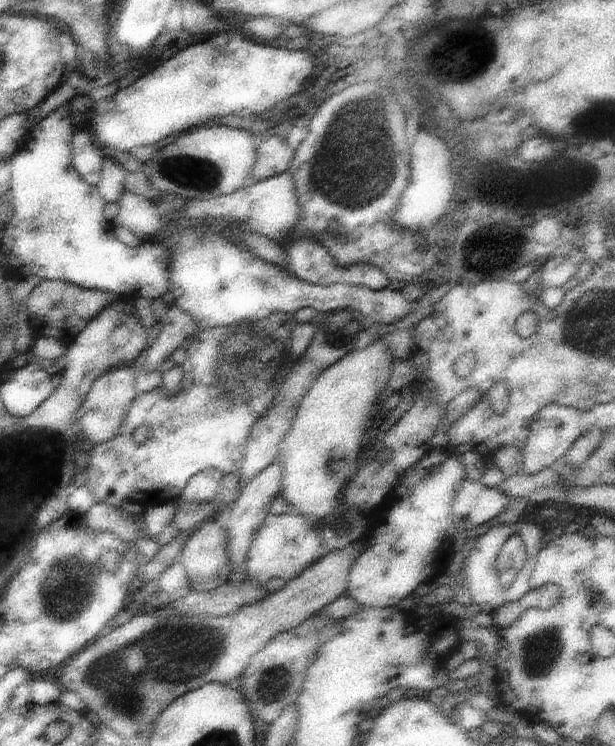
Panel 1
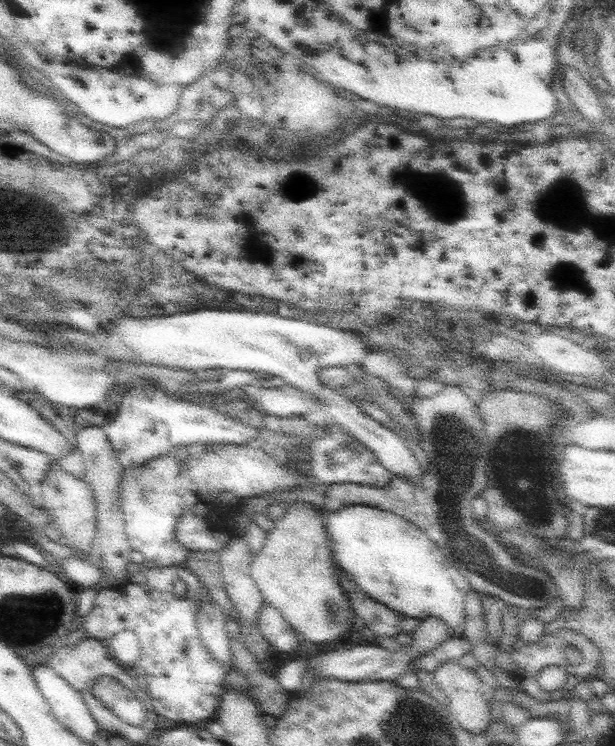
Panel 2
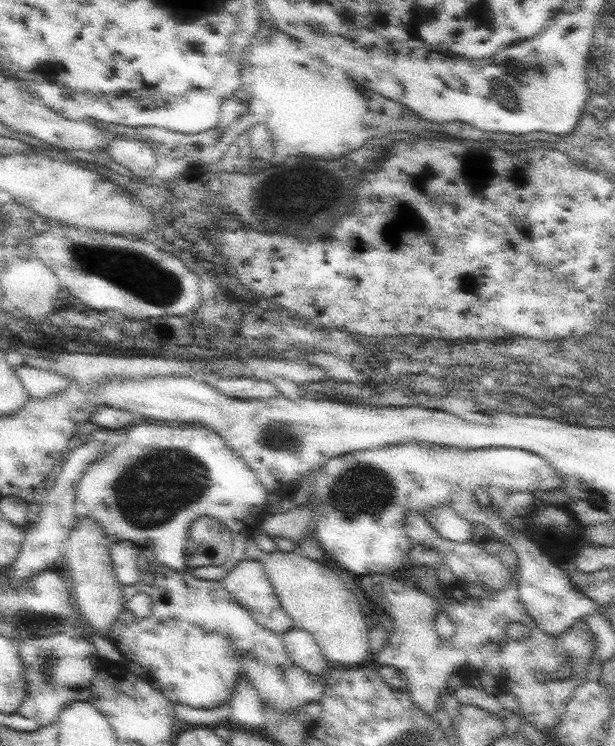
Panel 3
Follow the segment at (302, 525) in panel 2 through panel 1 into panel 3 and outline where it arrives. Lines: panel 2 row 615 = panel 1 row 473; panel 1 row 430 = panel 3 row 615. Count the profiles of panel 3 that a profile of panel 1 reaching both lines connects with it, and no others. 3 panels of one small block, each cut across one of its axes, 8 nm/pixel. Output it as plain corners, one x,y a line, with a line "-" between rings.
253,536
247,540
243,560
257,560
263,564
263,570
279,596
281,608
293,620
293,628
309,632
327,662
341,668
357,668
375,656
369,648
369,628
365,626
365,616
357,598
327,566
303,556
301,548
291,552
261,552
253,542

